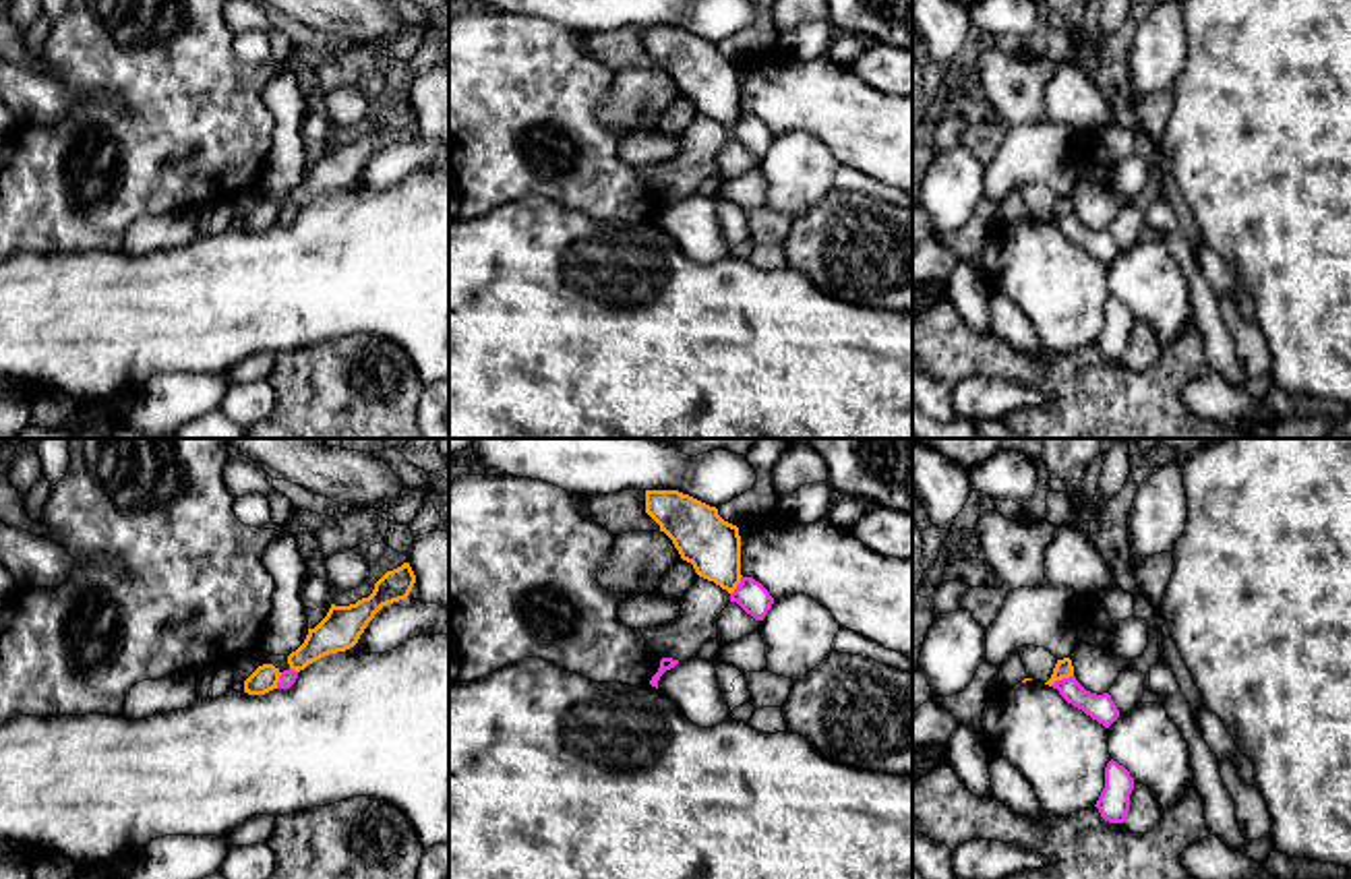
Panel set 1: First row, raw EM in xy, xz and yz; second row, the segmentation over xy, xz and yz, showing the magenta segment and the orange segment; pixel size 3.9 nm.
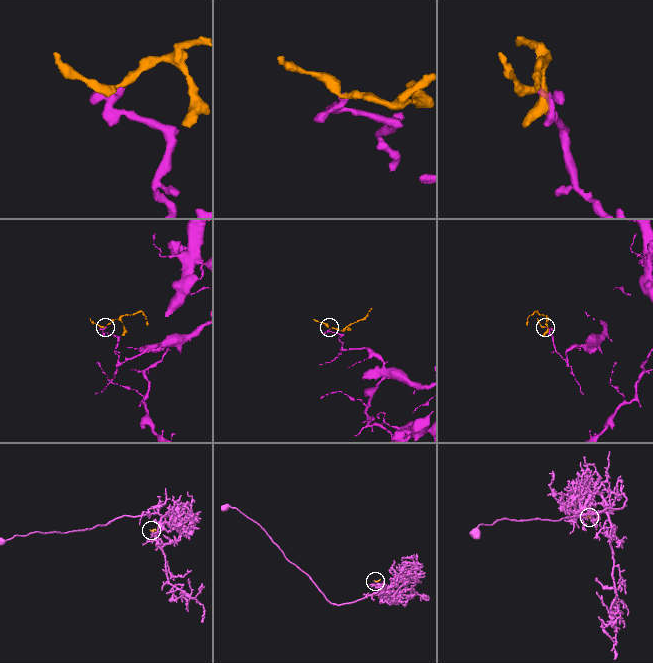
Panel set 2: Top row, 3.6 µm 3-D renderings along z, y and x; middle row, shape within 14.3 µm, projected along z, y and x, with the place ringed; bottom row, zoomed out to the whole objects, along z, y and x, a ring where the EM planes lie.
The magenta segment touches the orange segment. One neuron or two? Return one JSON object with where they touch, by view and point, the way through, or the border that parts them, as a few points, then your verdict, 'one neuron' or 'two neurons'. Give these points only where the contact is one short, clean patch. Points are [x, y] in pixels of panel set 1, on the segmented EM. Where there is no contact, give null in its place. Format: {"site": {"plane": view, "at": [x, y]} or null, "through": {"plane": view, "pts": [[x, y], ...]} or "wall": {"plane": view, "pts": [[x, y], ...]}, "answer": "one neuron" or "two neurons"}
{"site": {"plane": "yz", "at": [1060, 681]}, "wall": {"plane": "yz", "pts": [[1072, 675], [1049, 685]]}, "answer": "two neurons"}

